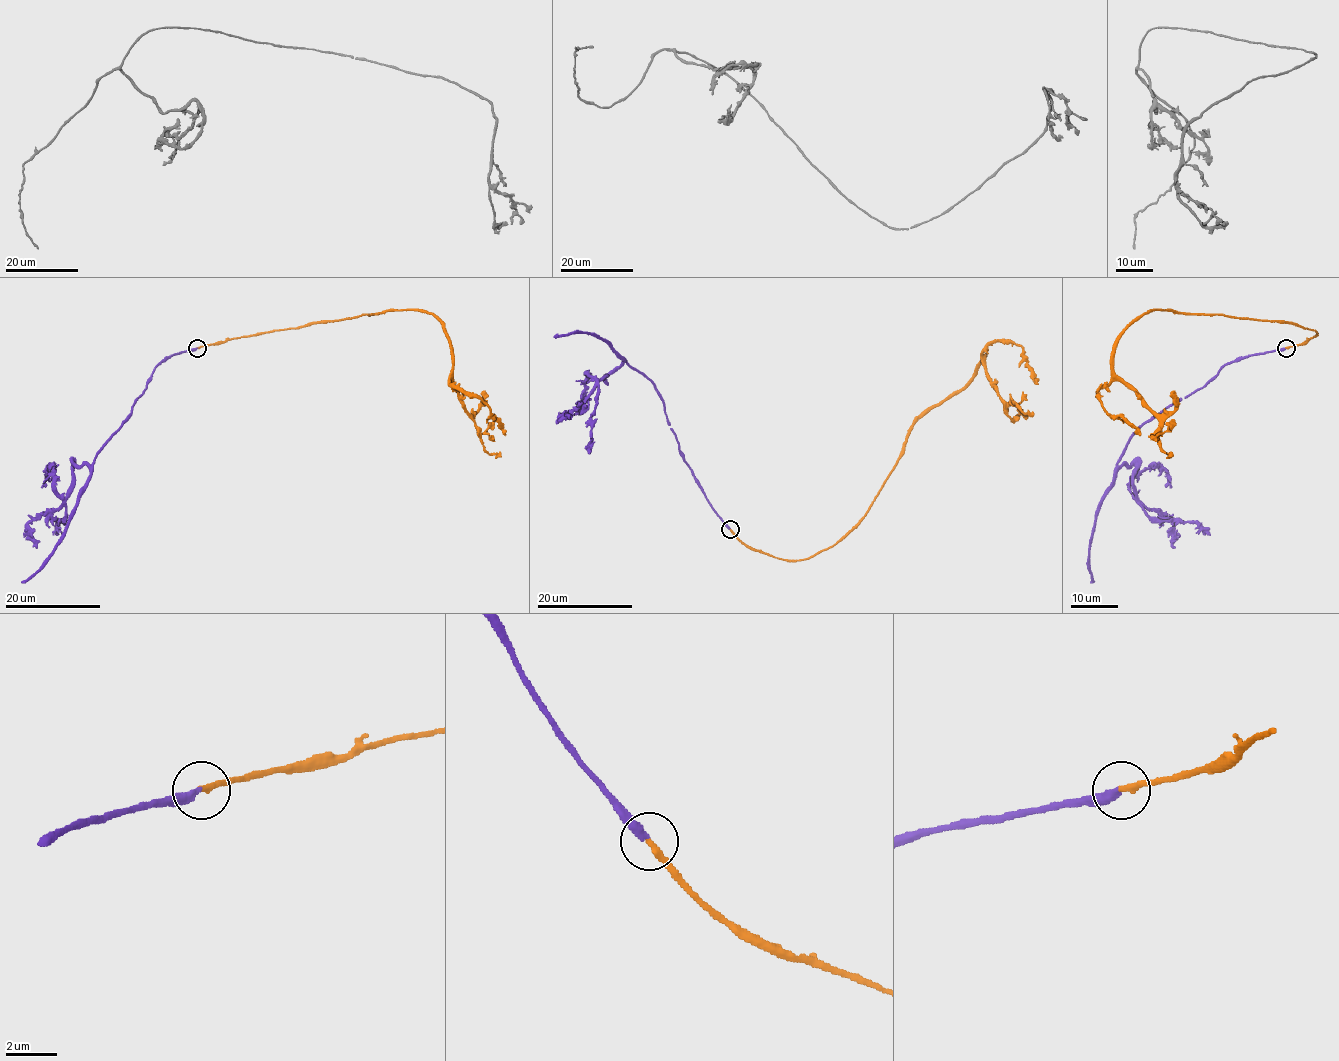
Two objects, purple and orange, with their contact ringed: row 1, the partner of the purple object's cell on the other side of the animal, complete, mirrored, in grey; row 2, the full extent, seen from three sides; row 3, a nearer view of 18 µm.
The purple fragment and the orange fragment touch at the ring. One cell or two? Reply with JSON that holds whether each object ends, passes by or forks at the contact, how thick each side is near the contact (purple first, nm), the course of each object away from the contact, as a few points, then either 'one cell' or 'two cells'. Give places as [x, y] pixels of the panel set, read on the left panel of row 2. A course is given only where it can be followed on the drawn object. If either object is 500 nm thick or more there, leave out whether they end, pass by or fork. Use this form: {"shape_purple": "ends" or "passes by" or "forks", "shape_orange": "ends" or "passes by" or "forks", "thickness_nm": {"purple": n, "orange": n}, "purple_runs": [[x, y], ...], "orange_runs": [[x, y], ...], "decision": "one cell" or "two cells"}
{"shape_purple": "ends", "shape_orange": "ends", "thickness_nm": {"purple": 320, "orange": 240}, "purple_runs": [[197, 347], [174, 353], [152, 374], [130, 413], [97, 454], [90, 479], [65, 535], [52, 555], [21, 582]], "orange_runs": [[197, 347], [393, 309], [423, 309], [444, 327], [453, 353], [453, 387], [483, 448], [501, 457]], "decision": "one cell"}

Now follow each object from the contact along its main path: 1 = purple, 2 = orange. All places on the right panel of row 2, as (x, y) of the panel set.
1: (1285, 347), (1227, 363), (1203, 387), (1137, 431), (1100, 506), (1089, 555), (1094, 582)
2: (1285, 347), (1315, 331), (1170, 309), (1151, 309), (1127, 327), (1113, 371), (1159, 422), (1162, 448), (1171, 457)

